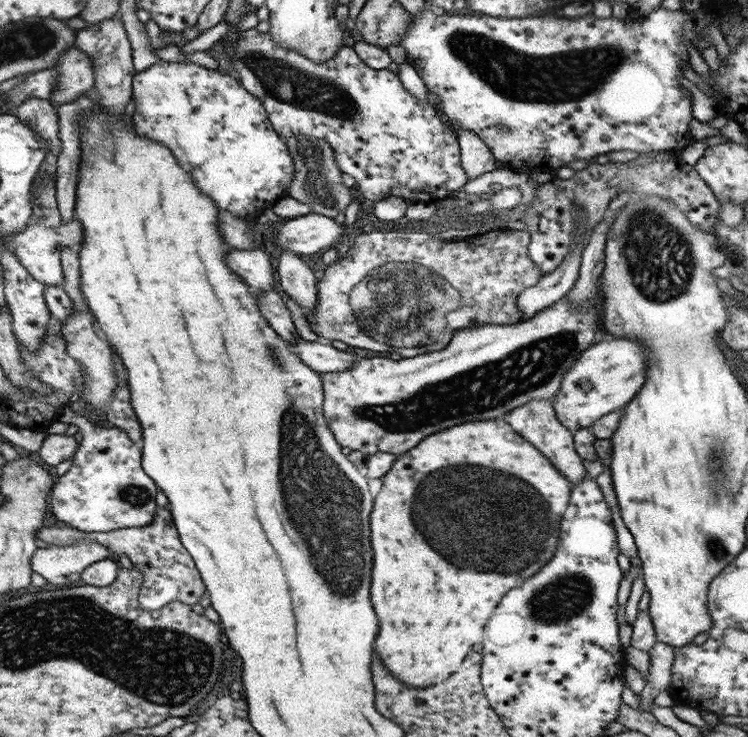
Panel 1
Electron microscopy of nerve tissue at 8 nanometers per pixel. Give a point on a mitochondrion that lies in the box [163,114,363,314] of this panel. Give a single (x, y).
(316, 186)

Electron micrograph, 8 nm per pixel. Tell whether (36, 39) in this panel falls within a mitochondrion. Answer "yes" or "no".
yes

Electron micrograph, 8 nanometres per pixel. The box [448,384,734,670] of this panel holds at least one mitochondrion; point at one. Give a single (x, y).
(566, 595)

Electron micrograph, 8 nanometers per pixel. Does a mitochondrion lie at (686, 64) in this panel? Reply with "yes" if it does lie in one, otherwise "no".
no

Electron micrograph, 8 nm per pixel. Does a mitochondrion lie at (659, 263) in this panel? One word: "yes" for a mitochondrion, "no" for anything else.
yes

